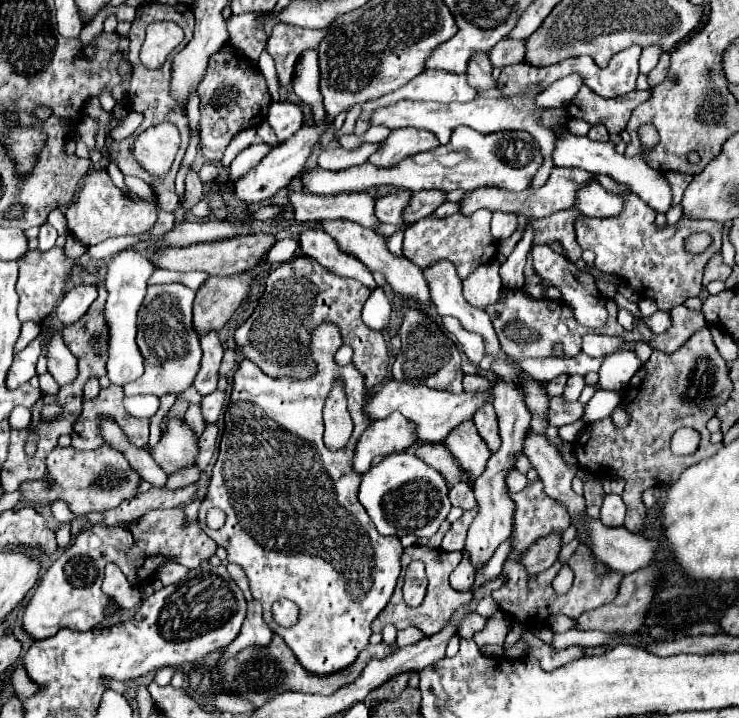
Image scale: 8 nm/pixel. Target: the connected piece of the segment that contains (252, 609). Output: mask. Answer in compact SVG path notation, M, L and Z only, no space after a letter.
M253 599L247 603L247 617L243 621L241 633L227 649L223 649L221 661L227 661L227 657L233 657L239 649L245 649L249 645L267 645L271 637L273 637L273 631L263 619L263 607L259 601Z

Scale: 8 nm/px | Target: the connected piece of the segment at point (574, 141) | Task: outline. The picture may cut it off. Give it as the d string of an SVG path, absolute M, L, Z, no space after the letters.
M565 131L561 137L557 137L553 161L555 161L557 167L579 167L579 169L585 169L593 175L605 173L611 179L615 179L617 183L629 187L629 191L639 195L653 211L667 213L671 209L671 187L669 187L665 175L651 169L645 161L645 155L635 155L635 157L629 159L629 157L617 153L614 146L611 141L599 143L599 141L591 141L587 135L579 137L579 135L571 135L569 131Z

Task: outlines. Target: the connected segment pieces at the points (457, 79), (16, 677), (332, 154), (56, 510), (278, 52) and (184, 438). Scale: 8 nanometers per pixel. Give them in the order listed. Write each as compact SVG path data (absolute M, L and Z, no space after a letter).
M423 71L417 77L413 77L407 85L399 87L393 93L387 93L387 97L379 97L375 101L367 101L363 105L363 113L371 113L371 109L377 109L379 105L393 105L395 101L437 101L437 103L451 103L451 101L473 101L477 97L477 91L467 85L467 75L447 73L447 71Z
M21 663L15 665L13 673L11 673L11 685L13 689L19 693L19 697L27 697L31 695L35 689L39 689L37 685L31 685L31 681L27 681L27 671L23 669Z
M363 145L363 149L355 153L347 153L347 149L337 147L337 149L325 149L317 157L317 165L325 169L343 169L343 167L353 167L361 165L367 161L367 157L377 149L377 145Z
M55 501L55 503L51 505L51 511L53 511L55 519L59 519L61 523L67 523L67 521L73 521L73 519L75 519L75 515L69 511L69 507L67 507L63 501Z
M277 23L271 31L271 37L267 41L267 53L275 61L277 79L279 85L285 87L294 76L295 65L299 60L301 51L305 49L317 49L319 41L323 39L325 31L317 29L303 29L287 23Z
M171 419L167 423L167 433L161 435L161 441L153 451L153 459L169 475L187 465L195 465L197 453L199 445L191 427L181 419Z

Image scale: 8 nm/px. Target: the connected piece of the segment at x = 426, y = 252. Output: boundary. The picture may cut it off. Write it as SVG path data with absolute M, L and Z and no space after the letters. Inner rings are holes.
M479 209L471 217L463 217L461 213L455 213L447 219L431 219L425 217L405 231L403 241L403 255L413 261L417 267L427 267L437 259L449 259L455 267L461 279L465 279L469 273L473 273L481 263L487 263L489 259L495 259L495 241L489 231L491 223L491 211ZM459 237L471 239L471 243L459 241Z

